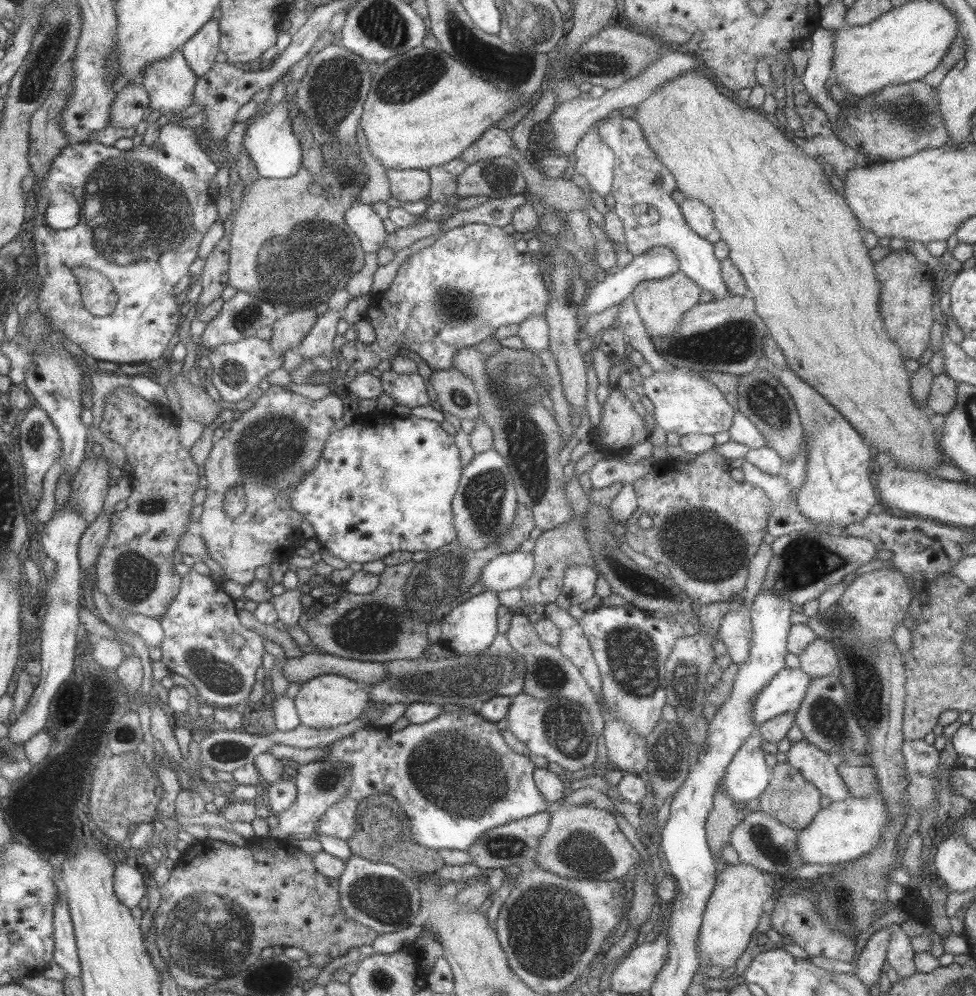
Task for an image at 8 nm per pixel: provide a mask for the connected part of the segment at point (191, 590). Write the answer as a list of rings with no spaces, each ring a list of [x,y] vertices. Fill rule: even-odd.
[[[191,569],[182,577],[180,594],[167,614],[159,618],[165,631],[161,661],[170,671],[191,681],[199,692],[198,697],[214,708],[241,708],[247,701],[257,684],[257,668],[263,666],[265,644],[272,638],[247,628],[241,622],[235,602],[236,599],[223,590],[220,580]],[[234,632],[246,638],[243,648],[229,644],[228,638]]]

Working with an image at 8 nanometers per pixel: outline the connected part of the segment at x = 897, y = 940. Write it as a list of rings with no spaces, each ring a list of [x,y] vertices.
[[[900,926],[891,930],[885,960],[886,965],[893,968],[897,976],[906,977],[911,976],[916,970],[912,962],[914,952],[911,949],[910,938],[901,932],[902,928]]]

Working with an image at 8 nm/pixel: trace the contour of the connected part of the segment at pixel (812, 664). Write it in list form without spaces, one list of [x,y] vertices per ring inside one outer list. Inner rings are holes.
[[[815,637],[798,656],[801,672],[810,678],[834,676],[842,678],[836,650],[829,641]]]

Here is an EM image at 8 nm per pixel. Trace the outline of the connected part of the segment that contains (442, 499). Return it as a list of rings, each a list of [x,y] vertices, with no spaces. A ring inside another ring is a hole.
[[[409,415],[407,418],[365,418],[361,422],[345,425],[341,429],[335,429],[333,434],[325,441],[325,448],[317,460],[317,466],[308,473],[302,483],[299,483],[292,491],[282,492],[276,496],[276,500],[288,500],[293,510],[300,512],[304,518],[311,524],[314,530],[314,538],[328,550],[333,556],[341,558],[345,562],[369,562],[372,560],[382,559],[385,555],[393,551],[407,552],[427,552],[437,550],[444,544],[456,540],[456,530],[452,521],[451,501],[458,487],[458,482],[462,472],[461,460],[458,449],[455,447],[454,436],[449,435],[439,423],[425,418],[417,418]]]

